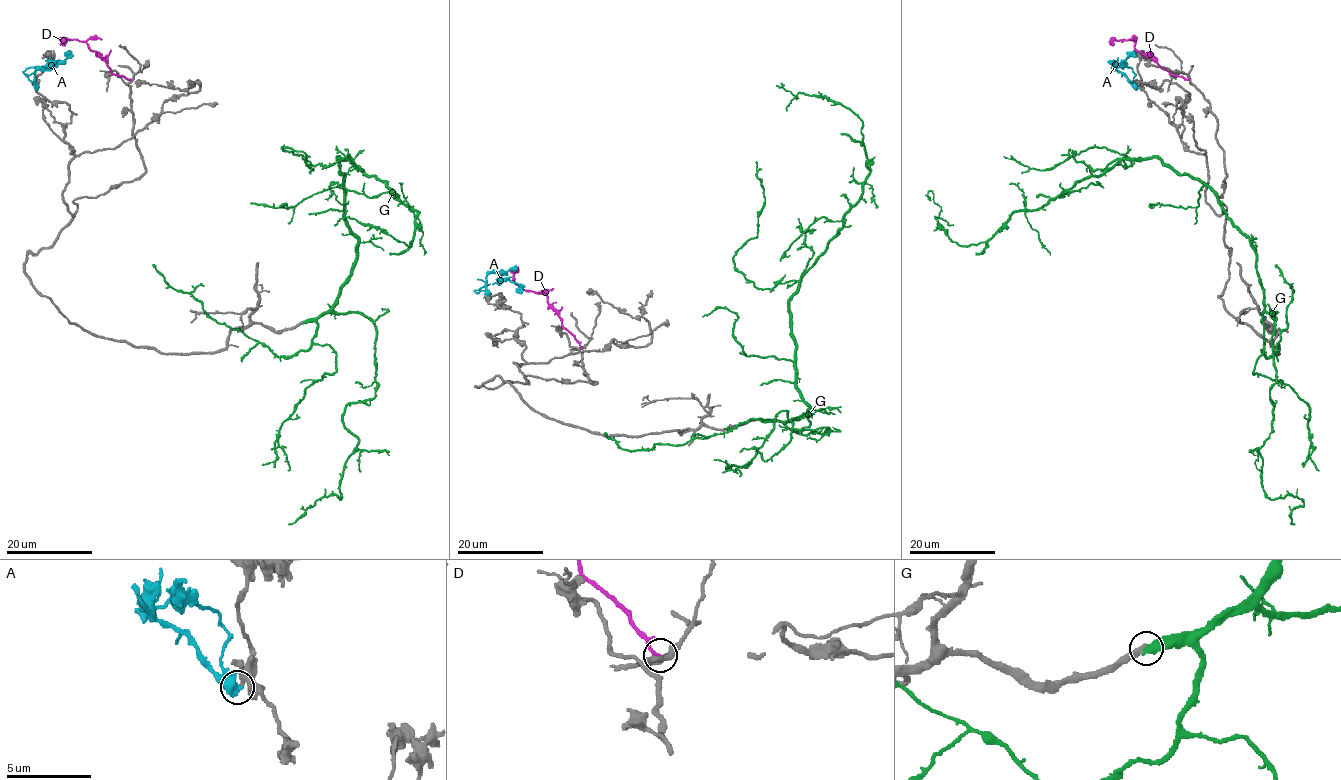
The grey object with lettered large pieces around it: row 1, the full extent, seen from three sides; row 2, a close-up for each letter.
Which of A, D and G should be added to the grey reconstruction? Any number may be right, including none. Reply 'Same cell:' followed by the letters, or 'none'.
Same cell: none

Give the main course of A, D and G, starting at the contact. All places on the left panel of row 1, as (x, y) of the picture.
A: (36, 88), (34, 72), (65, 59), (70, 50)
D: (130, 79), (113, 75), (108, 64), (85, 42), (61, 40), (65, 45)
G: (303, 322), (332, 306), (356, 256), (339, 158), (417, 212), (413, 237), (325, 199)

